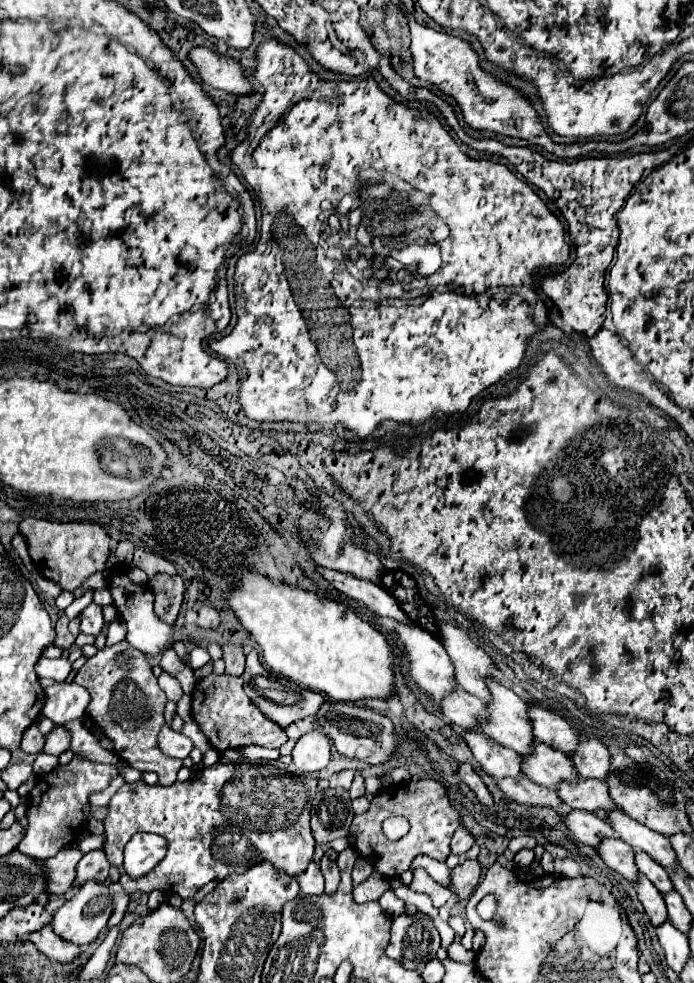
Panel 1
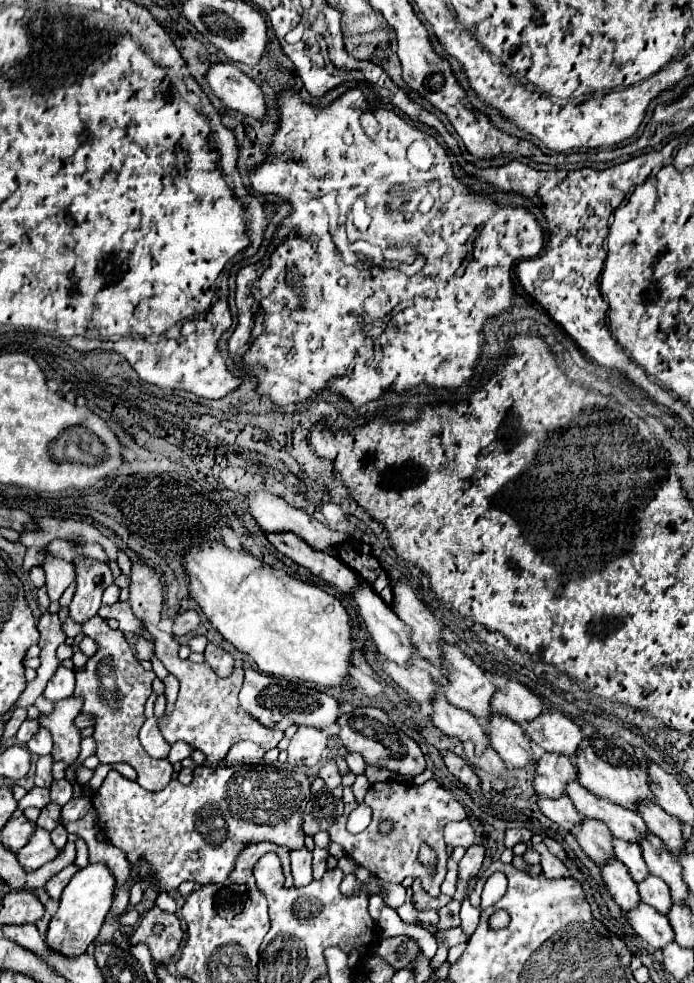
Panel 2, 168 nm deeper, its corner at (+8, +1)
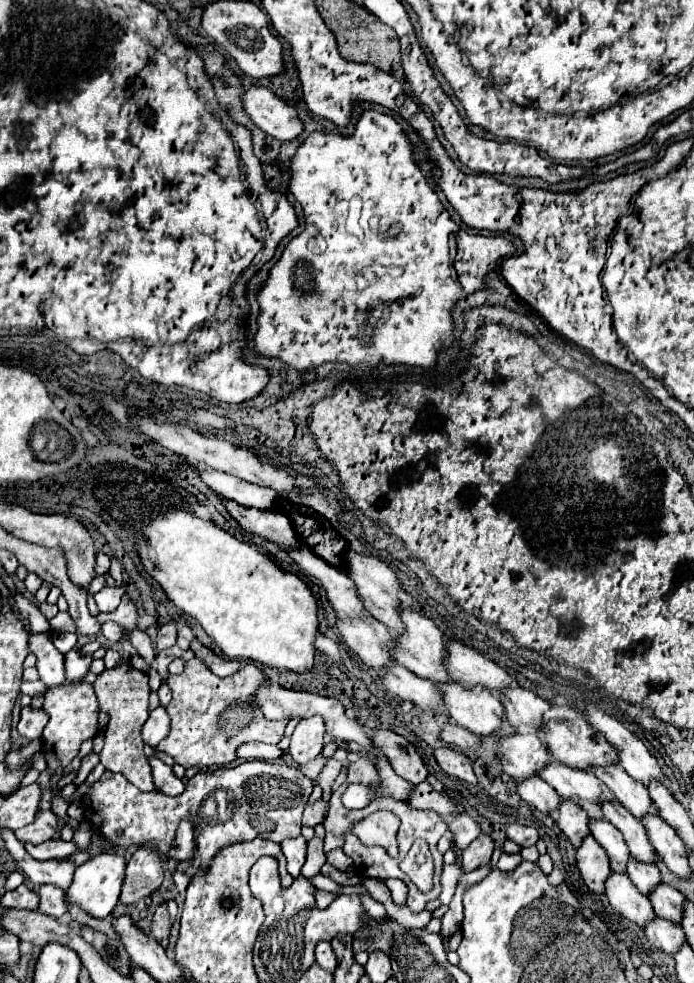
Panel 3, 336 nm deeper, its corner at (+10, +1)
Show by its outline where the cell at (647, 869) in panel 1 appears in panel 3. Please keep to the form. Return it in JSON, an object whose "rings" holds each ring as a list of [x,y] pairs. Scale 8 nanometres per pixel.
{"rings":[[[589,818],[589,830],[591,830],[593,838],[607,852],[611,870],[625,872],[629,850],[627,850],[623,836],[619,834],[619,830],[615,830],[615,826],[611,826],[607,820],[593,820],[593,818]]]}

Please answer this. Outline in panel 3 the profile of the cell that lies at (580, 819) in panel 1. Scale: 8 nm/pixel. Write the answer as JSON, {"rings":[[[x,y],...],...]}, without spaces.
{"rings":[[[531,776],[527,780],[517,780],[517,794],[521,796],[521,800],[525,800],[529,806],[551,814],[551,810],[555,810],[555,806],[561,802],[559,794],[555,794],[555,790],[551,790],[551,786],[547,786],[539,776]]]}

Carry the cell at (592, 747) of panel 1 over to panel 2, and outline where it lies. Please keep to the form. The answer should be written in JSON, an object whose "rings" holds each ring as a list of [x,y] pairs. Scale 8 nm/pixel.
{"rings":[[[553,710],[541,714],[541,718],[535,718],[529,722],[529,726],[523,726],[527,736],[539,744],[545,752],[555,752],[561,756],[569,756],[575,762],[577,748],[583,742],[583,732],[577,724],[573,724],[567,716]]]}

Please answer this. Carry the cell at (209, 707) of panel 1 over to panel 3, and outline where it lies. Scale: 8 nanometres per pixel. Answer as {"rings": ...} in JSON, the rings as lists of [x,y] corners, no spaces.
{"rings":[[[197,656],[185,662],[185,672],[167,678],[173,700],[167,706],[171,716],[171,734],[159,742],[157,752],[169,754],[185,768],[197,766],[209,770],[237,760],[237,748],[245,742],[277,744],[283,738],[289,720],[267,720],[255,706],[255,694],[267,676],[253,662],[247,662],[237,674],[219,678]]]}

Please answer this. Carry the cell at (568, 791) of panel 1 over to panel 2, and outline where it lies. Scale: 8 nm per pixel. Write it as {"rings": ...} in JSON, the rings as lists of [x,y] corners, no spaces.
{"rings":[[[545,752],[535,768],[535,792],[537,796],[559,798],[565,794],[567,784],[577,780],[577,774],[569,758]]]}

